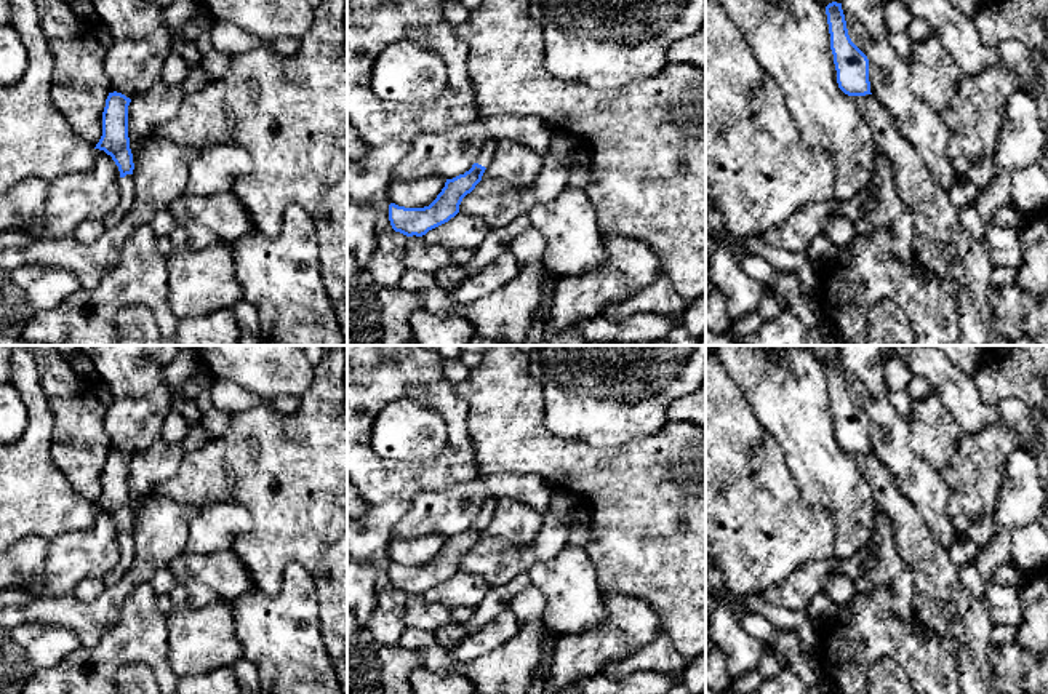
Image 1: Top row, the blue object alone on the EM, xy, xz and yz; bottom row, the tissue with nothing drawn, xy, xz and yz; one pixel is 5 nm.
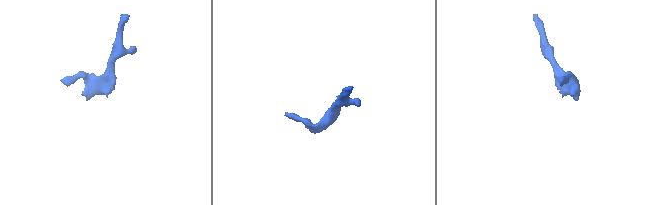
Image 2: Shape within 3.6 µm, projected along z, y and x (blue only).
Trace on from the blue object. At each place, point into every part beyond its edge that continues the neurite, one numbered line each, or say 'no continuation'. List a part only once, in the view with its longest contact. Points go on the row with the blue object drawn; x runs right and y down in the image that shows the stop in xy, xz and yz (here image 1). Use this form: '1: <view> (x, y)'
1: xy (125, 184)

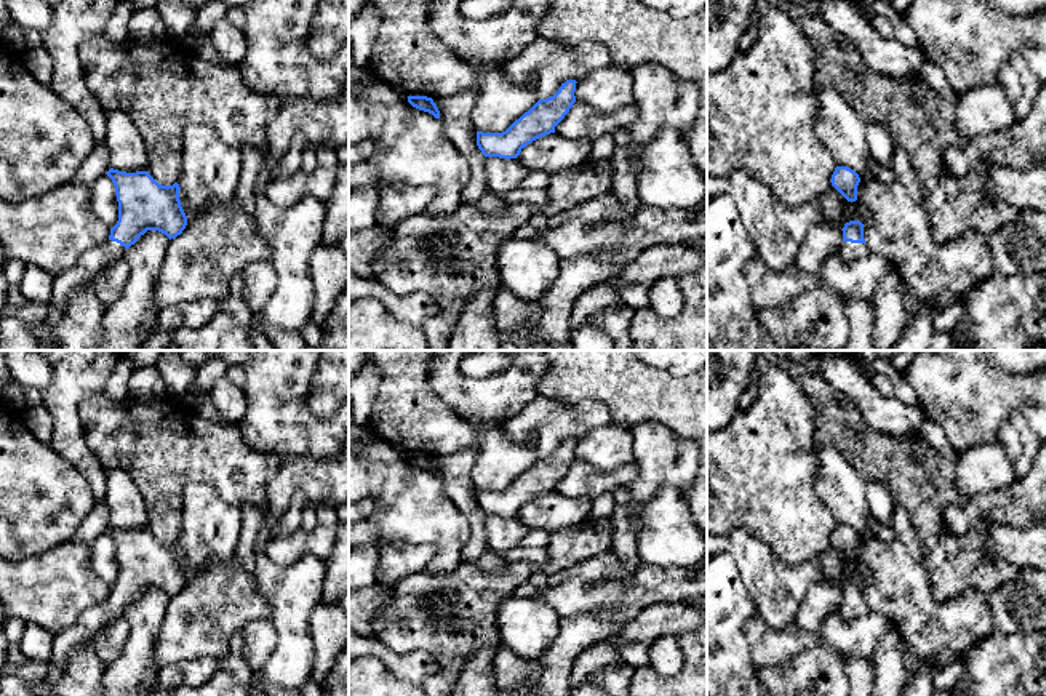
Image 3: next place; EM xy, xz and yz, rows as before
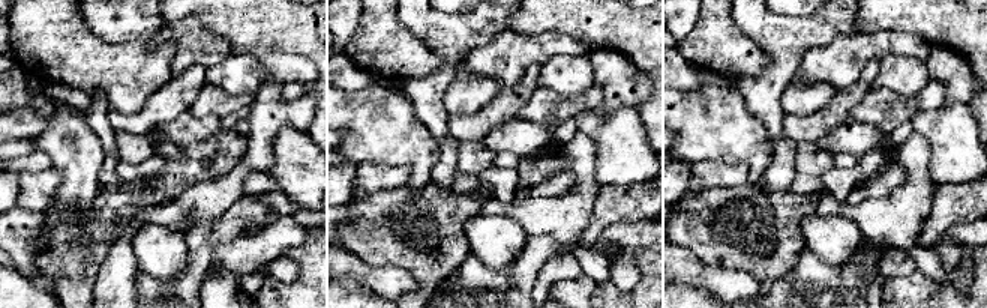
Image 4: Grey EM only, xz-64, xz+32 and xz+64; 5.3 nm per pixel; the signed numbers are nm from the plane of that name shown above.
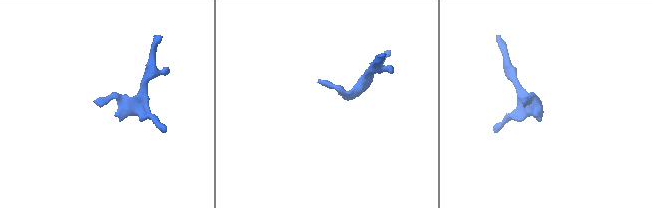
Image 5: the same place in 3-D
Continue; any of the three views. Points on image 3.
1: yz (850, 252)

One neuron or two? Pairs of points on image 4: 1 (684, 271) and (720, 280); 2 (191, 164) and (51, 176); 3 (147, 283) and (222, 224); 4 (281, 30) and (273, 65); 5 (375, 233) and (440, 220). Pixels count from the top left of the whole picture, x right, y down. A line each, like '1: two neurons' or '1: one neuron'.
1: one neuron
2: two neurons
3: one neuron
4: two neurons
5: one neuron

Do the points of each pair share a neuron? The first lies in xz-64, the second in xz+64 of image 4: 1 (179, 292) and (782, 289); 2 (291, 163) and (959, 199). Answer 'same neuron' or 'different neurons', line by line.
1: same neuron
2: different neurons

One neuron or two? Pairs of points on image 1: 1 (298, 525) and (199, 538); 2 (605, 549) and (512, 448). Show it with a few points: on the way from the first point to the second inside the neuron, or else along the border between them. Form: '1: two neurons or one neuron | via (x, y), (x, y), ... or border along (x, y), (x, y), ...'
1: two neurons | border along (224, 501), (239, 504), (252, 520), (229, 549)
2: one neuron | via (605, 514), (605, 502), (568, 466), (548, 458)

